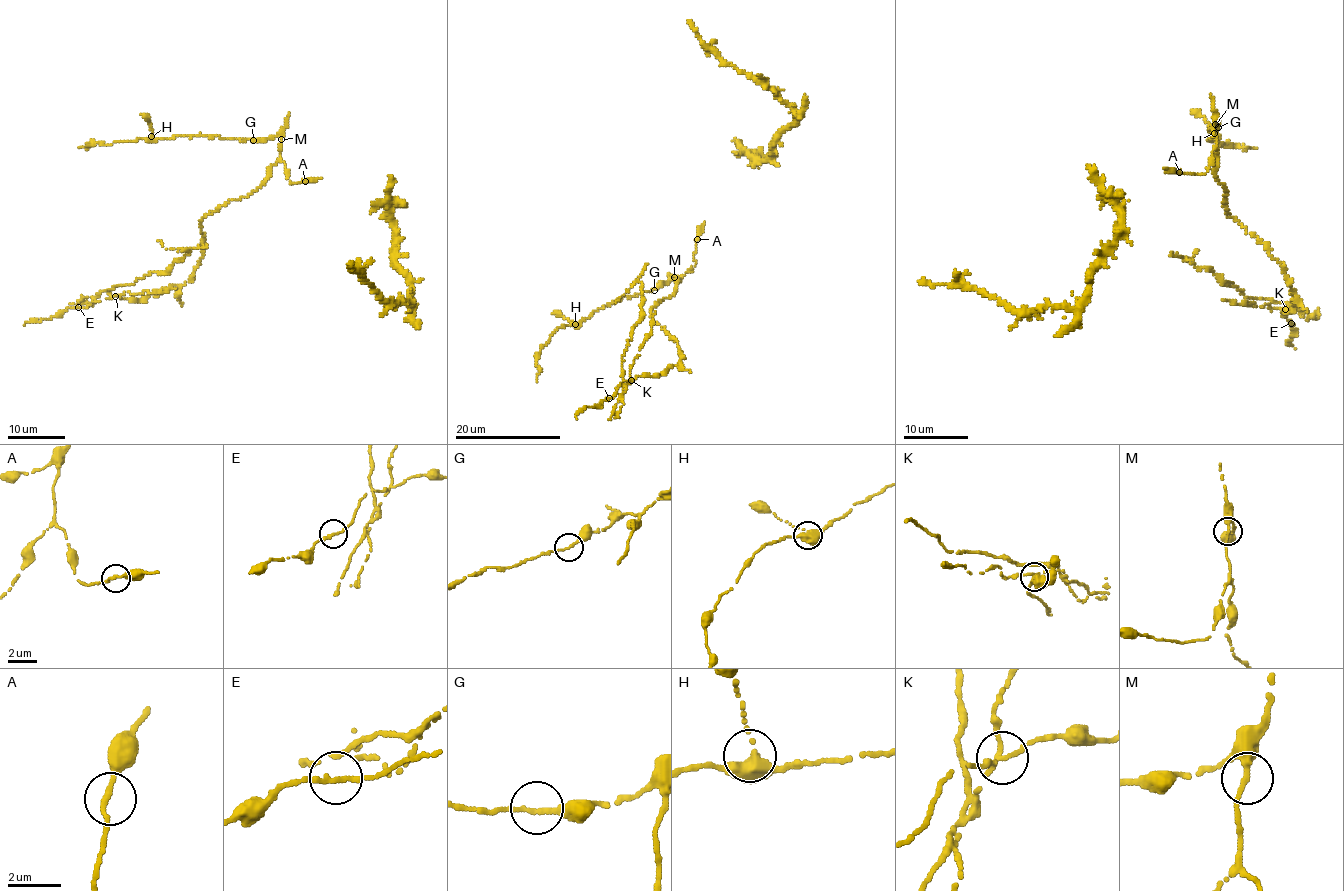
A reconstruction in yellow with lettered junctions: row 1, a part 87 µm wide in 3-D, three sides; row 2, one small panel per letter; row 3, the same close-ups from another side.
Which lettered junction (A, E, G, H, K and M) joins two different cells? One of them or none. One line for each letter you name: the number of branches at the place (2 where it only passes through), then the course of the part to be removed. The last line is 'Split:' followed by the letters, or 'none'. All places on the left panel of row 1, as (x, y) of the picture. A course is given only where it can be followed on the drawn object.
K: 4 | (115, 297), (107, 291), (149, 274), (166, 272), (190, 249), (169, 250), (157, 240)
Split: K

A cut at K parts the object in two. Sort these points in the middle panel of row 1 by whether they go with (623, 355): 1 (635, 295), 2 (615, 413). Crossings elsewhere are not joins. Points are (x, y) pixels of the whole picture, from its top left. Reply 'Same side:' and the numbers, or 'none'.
Same side: 2

